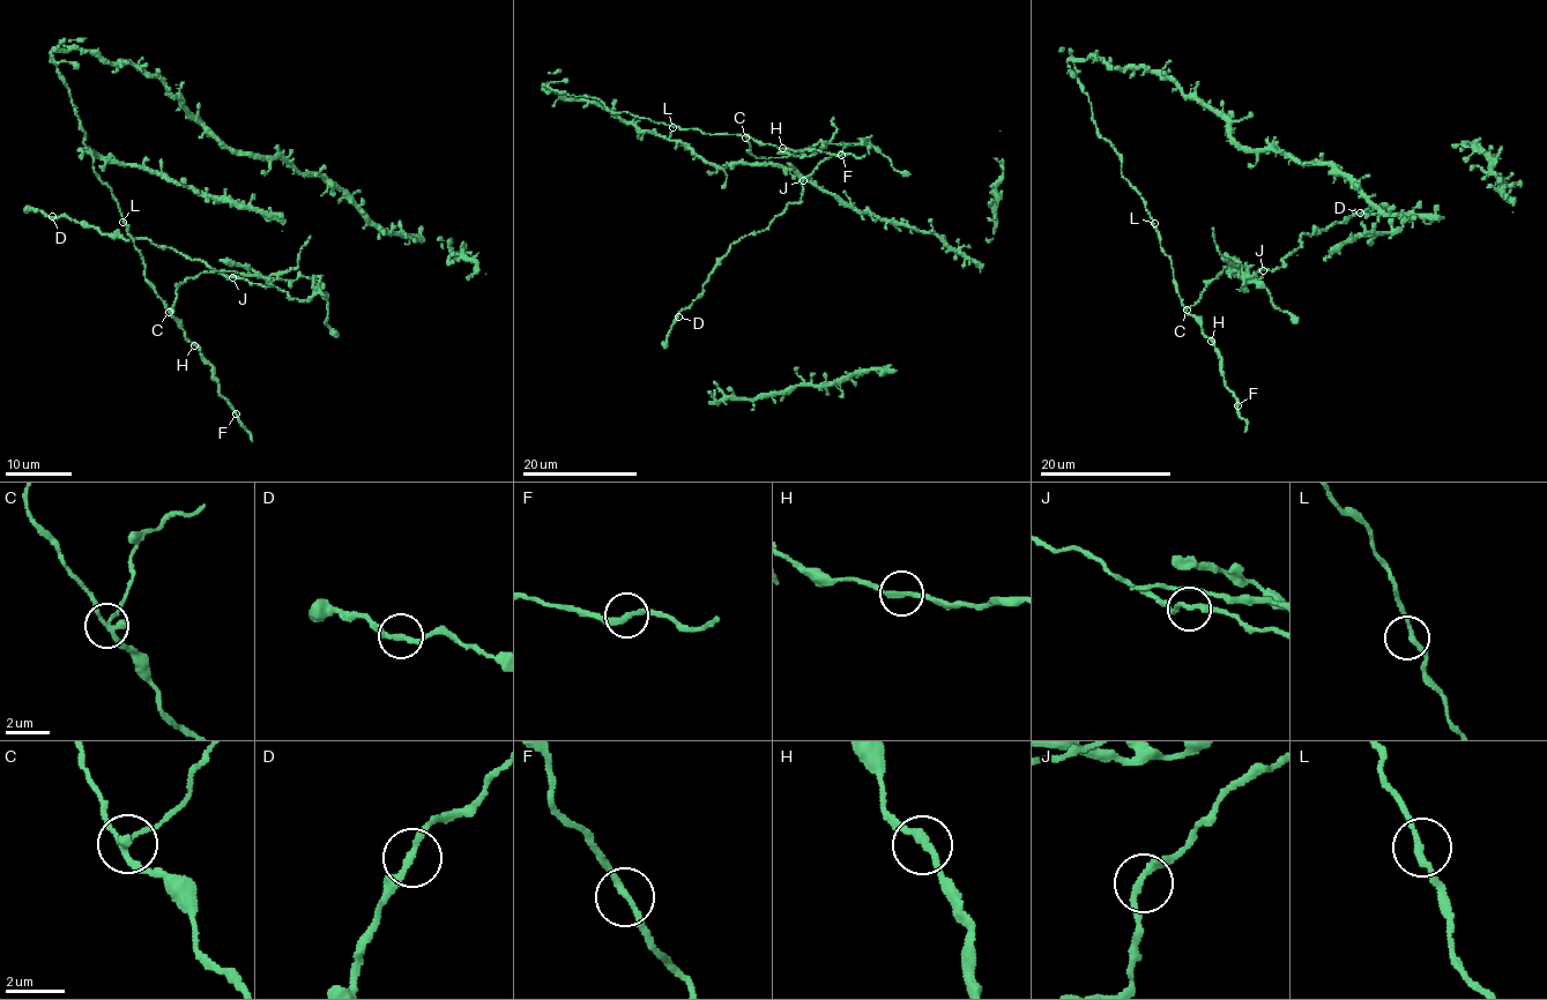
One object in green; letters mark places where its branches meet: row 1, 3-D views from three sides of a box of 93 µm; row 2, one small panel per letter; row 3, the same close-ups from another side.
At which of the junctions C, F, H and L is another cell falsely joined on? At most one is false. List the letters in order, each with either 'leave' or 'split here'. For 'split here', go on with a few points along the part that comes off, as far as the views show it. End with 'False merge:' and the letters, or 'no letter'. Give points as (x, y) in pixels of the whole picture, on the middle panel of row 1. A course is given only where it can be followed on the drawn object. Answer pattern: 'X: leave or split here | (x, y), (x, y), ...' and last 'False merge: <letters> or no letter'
C: split here | (745, 136), (768, 158), (864, 141), (825, 159), (801, 199), (731, 245), (663, 348)
F: leave
H: leave
L: leave
False merge: C

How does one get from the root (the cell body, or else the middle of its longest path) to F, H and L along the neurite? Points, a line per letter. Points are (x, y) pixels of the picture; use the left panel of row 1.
F: (135, 247), (142, 259), (144, 281), (212, 367), (212, 378), (236, 415)
H: (135, 247), (142, 259), (144, 281), (194, 345)
L: (135, 247), (134, 238), (123, 222)

